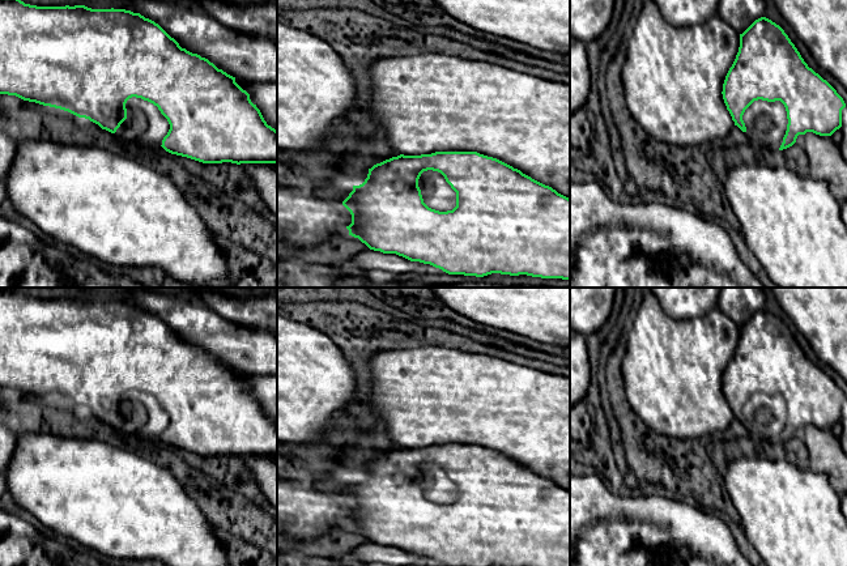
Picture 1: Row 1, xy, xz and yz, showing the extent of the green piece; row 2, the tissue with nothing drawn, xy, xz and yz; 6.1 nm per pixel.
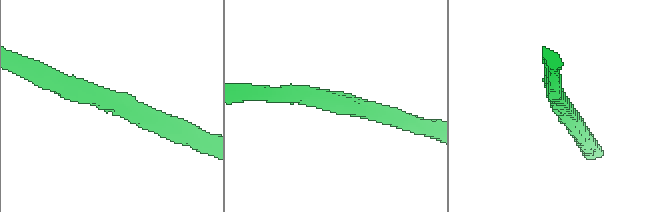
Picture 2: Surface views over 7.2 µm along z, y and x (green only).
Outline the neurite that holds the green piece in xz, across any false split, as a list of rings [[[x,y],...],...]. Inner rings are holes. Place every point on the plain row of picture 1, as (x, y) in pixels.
[[[435,444],[431,447],[421,447],[421,448],[404,448],[400,447],[397,450],[392,450],[386,452],[380,456],[374,458],[369,461],[367,471],[359,478],[353,478],[353,484],[349,489],[342,494],[342,498],[350,505],[352,507],[352,516],[346,519],[349,523],[349,528],[358,531],[362,536],[365,536],[370,542],[380,544],[383,546],[396,546],[403,549],[410,554],[420,554],[424,557],[430,557],[435,561],[442,562],[446,566],[570,566],[570,491],[558,486],[549,478],[545,478],[531,469],[523,467],[520,463],[514,461],[512,459],[477,444]]]

